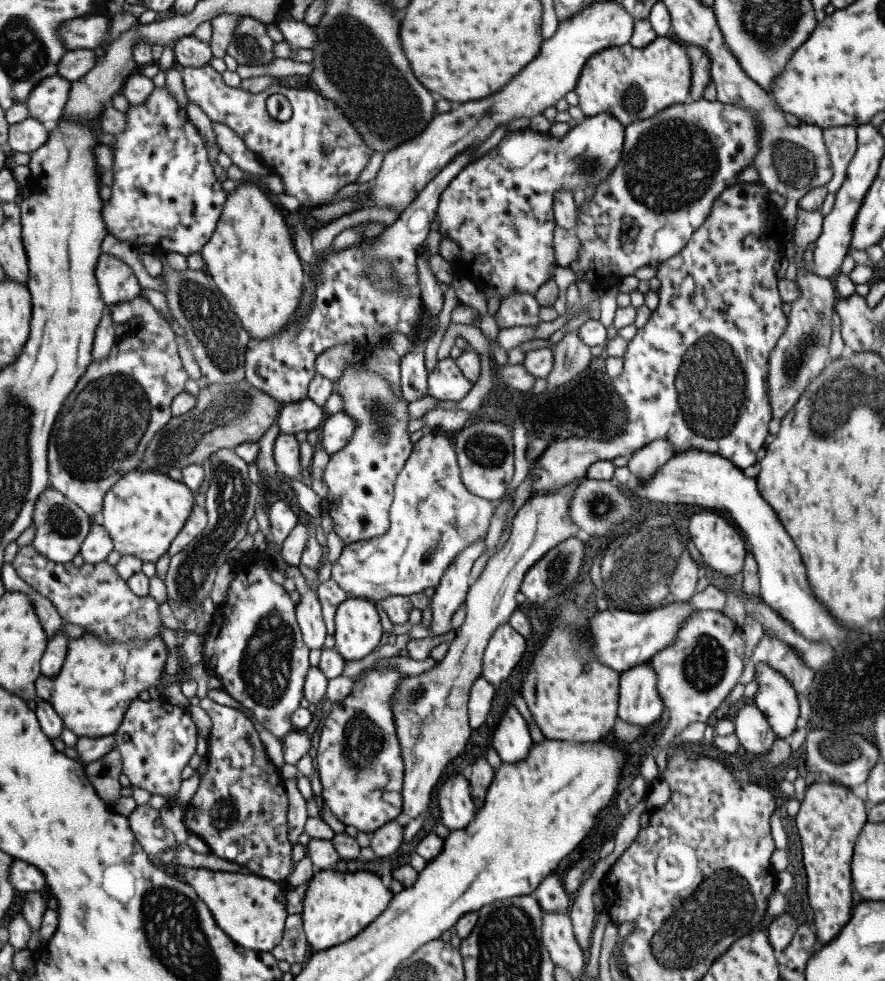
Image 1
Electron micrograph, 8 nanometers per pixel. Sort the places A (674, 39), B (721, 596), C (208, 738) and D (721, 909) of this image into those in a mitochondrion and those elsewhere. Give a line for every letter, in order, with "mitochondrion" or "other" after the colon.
A: other
B: other
C: other
D: mitochondrion

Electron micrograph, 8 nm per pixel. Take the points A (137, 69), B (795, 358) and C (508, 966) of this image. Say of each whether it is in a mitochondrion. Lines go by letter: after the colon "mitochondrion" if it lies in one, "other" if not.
A: other
B: mitochondrion
C: mitochondrion

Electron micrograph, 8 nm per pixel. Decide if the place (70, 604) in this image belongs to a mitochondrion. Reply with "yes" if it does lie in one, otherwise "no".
no

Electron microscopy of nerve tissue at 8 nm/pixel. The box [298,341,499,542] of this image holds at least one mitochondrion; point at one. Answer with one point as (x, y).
(383, 424)

